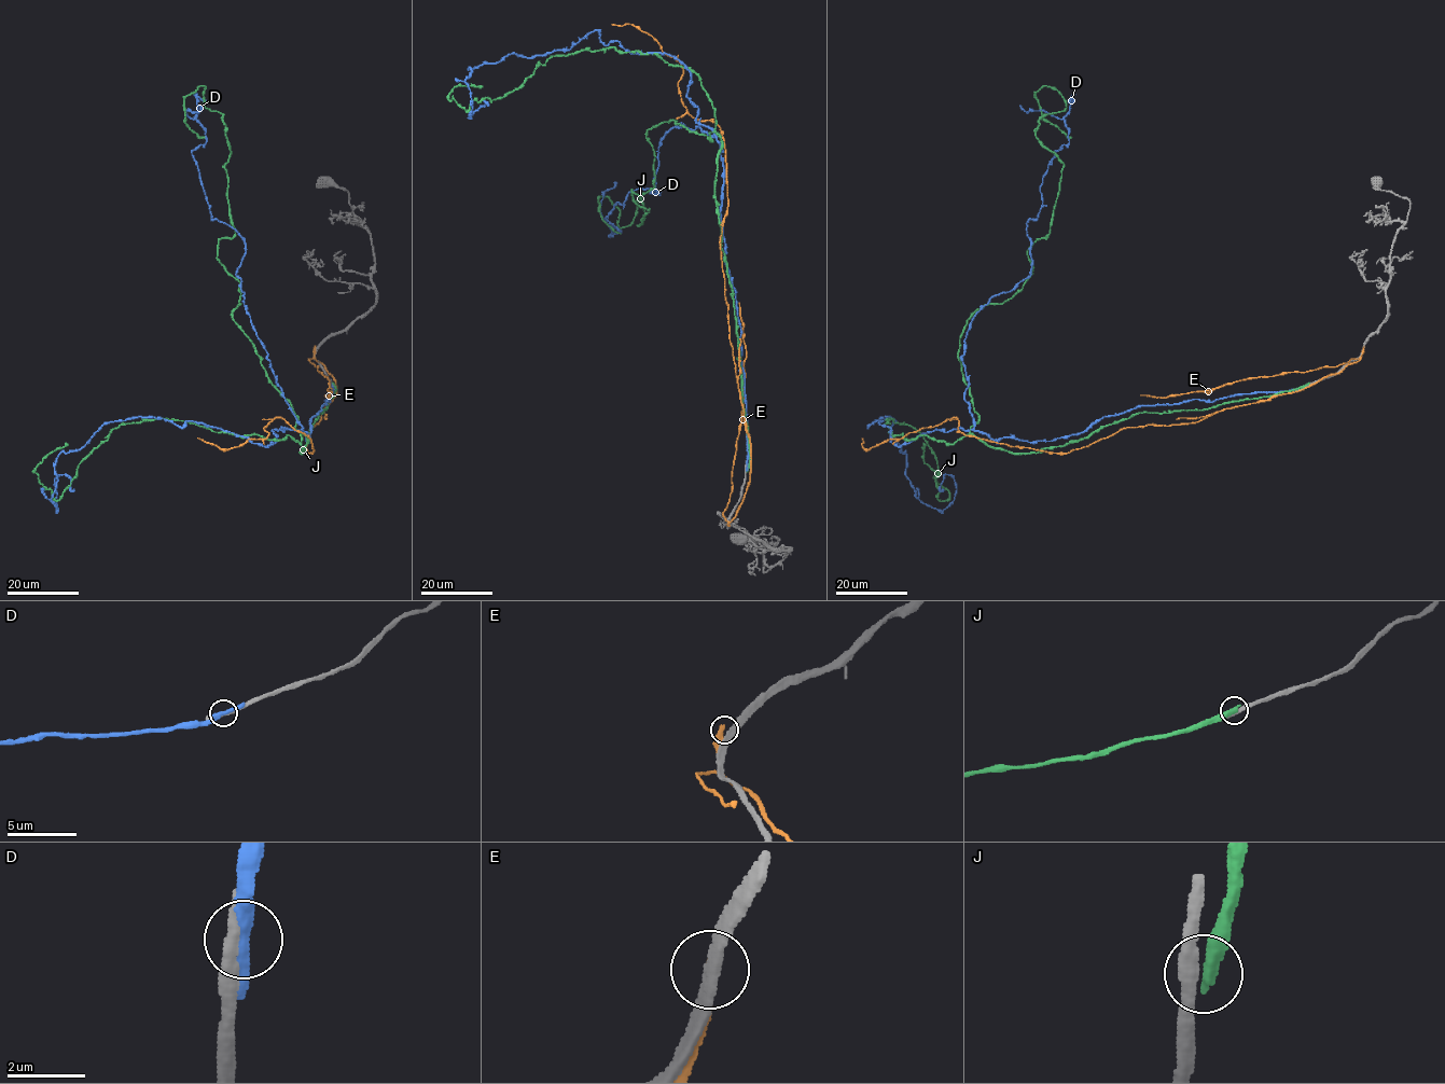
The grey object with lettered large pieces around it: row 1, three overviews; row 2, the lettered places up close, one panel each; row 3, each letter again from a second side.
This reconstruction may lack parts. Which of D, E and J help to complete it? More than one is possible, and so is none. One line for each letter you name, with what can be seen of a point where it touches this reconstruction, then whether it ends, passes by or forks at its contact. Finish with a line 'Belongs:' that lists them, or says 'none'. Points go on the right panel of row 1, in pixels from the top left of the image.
J: contact (1308, 384); it ends
Belongs: J

